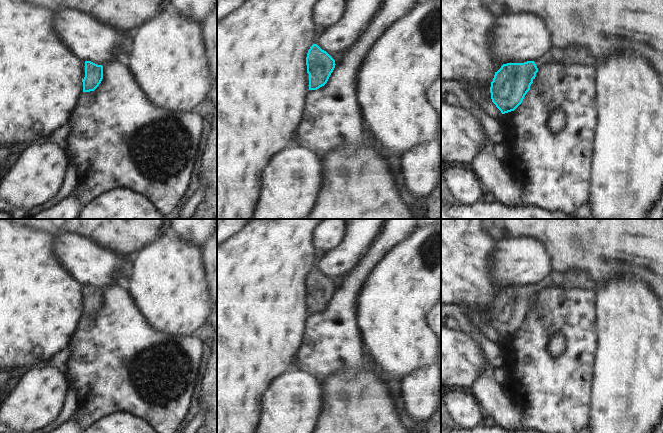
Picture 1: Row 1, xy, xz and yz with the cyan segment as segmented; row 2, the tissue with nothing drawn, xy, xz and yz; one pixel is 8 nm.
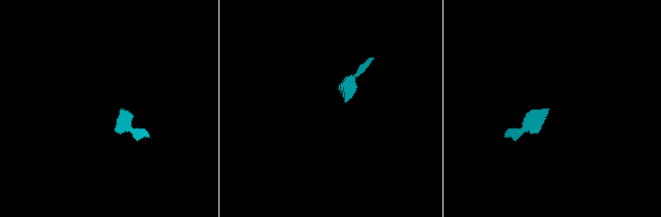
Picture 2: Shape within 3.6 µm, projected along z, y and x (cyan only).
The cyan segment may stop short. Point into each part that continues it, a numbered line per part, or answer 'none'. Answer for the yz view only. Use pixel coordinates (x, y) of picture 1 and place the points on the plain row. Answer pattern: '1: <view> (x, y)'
1: yz (571, 278)

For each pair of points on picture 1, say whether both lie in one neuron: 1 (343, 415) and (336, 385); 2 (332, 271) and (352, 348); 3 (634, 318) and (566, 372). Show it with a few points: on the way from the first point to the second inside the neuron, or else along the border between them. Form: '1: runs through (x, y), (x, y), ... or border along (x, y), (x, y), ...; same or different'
1: runs through (343, 408), (343, 392); same
2: border along (352, 270), (342, 278), (336, 288); different
3: border along (596, 324), (597, 350), (593, 370); different

